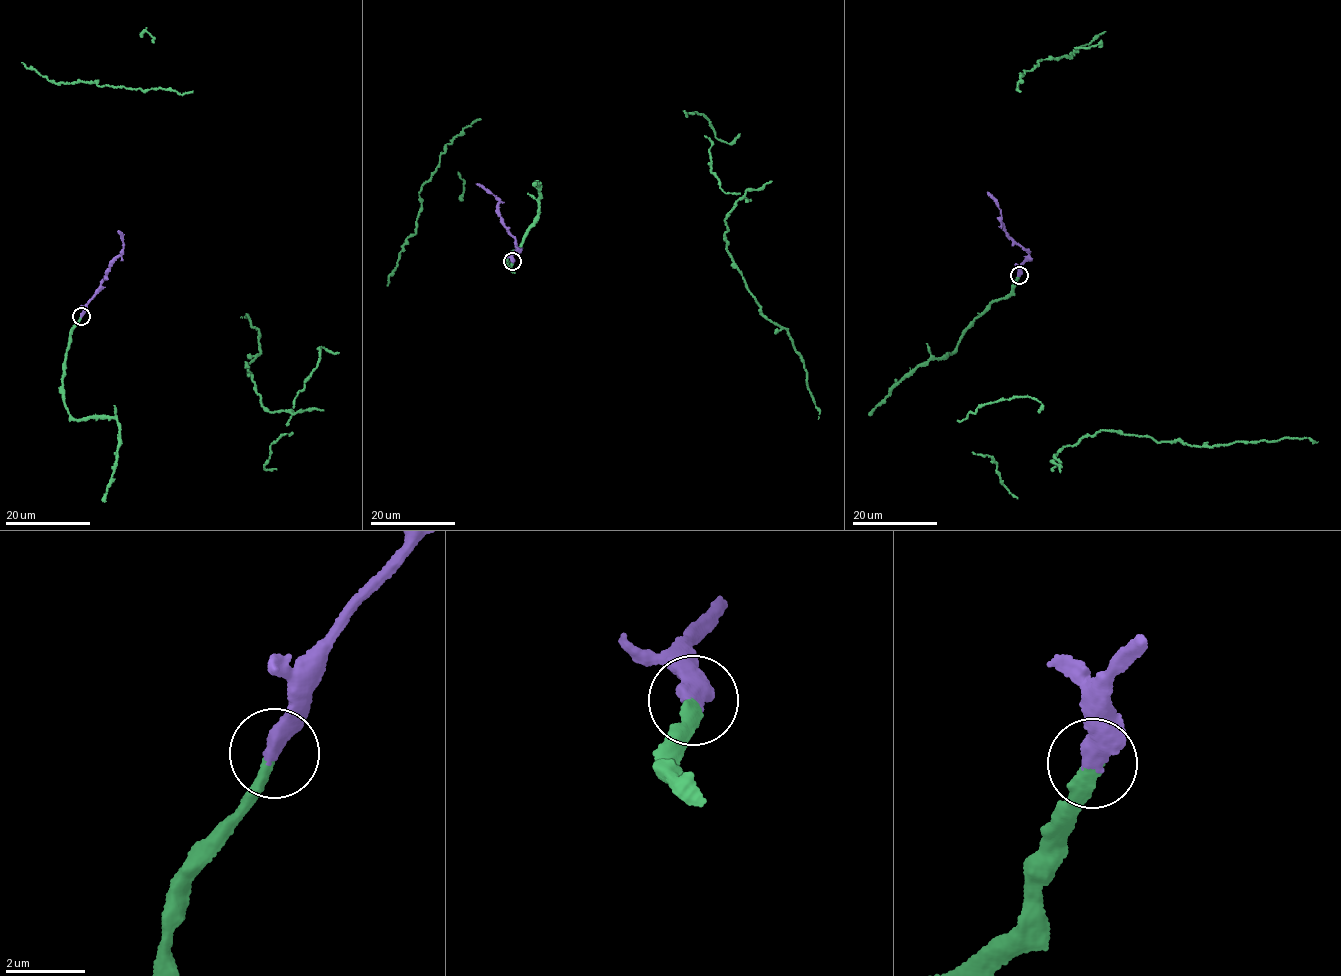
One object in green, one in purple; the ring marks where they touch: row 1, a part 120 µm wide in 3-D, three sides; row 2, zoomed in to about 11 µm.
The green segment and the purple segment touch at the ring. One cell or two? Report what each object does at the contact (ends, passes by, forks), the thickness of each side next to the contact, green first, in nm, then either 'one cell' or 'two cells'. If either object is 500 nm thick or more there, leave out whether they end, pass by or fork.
green ends; purple ends; calibres 320 and 480 nm; one cell

